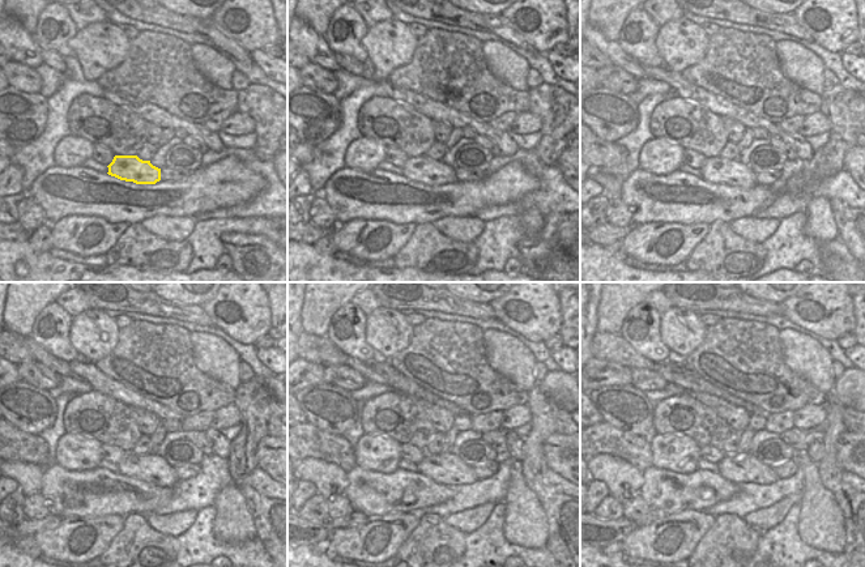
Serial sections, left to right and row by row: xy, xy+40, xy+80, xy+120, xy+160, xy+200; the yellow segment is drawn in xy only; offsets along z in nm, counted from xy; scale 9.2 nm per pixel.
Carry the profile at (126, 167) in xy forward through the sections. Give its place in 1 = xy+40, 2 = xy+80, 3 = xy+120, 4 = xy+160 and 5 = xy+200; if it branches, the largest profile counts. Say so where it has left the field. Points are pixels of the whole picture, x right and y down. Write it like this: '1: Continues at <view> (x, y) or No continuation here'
1: Continues at xy+40 (424, 169)
2: Continues at xy+80 (718, 170)
3: Continues at xy+120 (150, 468)
4: Continues at xy+160 (448, 469)
5: Continues at xy+200 (746, 469)

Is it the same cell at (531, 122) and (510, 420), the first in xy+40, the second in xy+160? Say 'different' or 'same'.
same

